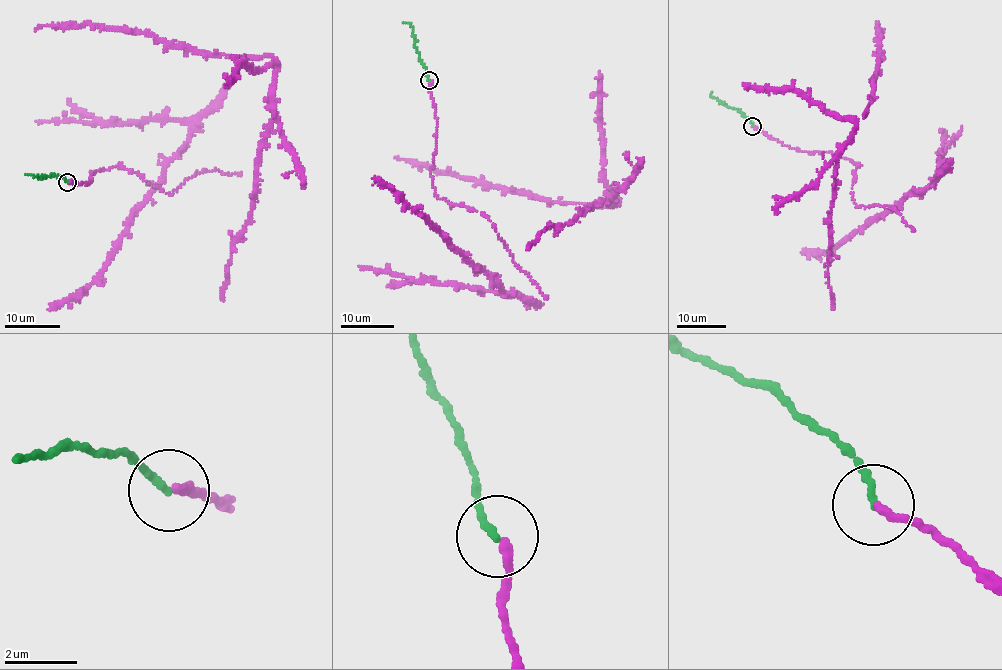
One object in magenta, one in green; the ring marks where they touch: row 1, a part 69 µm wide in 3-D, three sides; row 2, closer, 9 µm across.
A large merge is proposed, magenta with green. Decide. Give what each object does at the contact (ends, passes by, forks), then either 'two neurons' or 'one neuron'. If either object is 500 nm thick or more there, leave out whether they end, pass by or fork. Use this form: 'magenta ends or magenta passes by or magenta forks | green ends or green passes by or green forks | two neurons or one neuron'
magenta ends | green ends | one neuron

